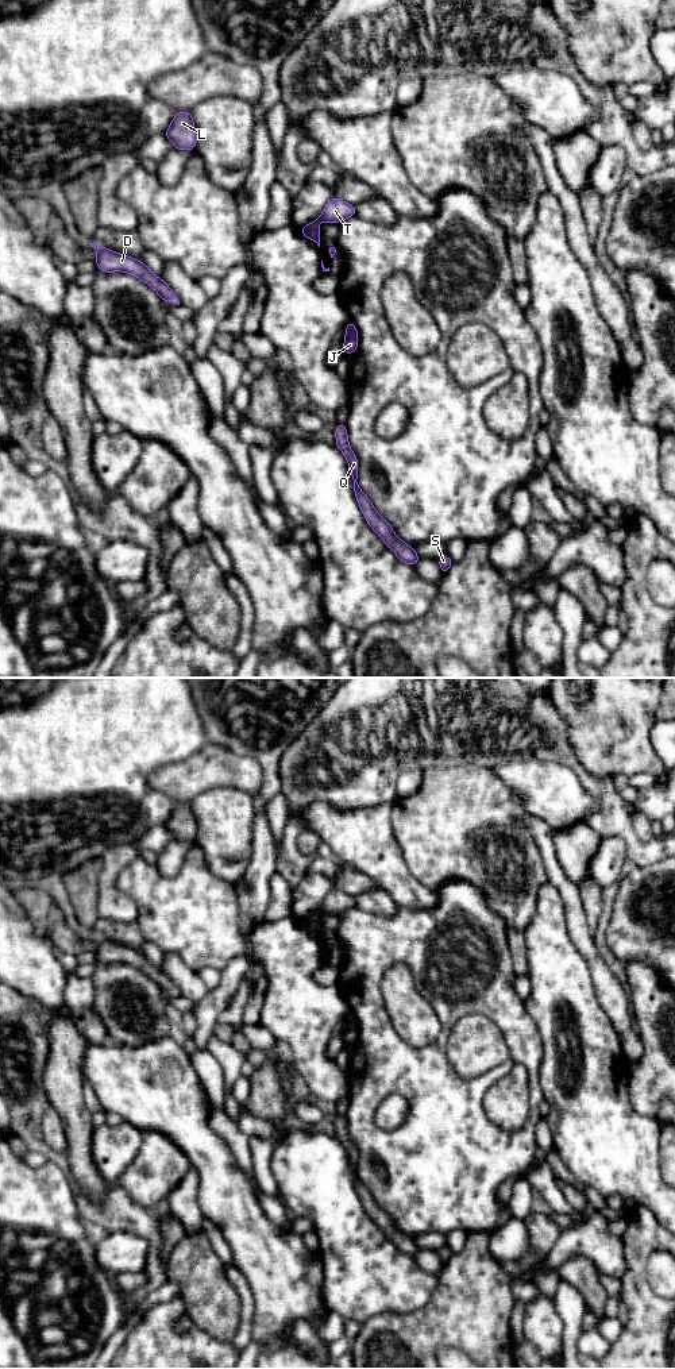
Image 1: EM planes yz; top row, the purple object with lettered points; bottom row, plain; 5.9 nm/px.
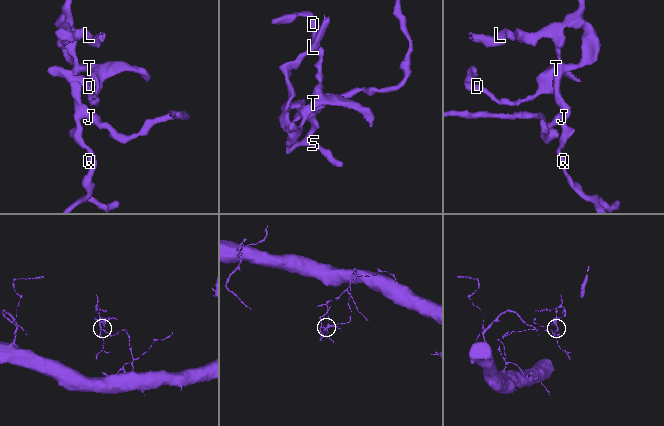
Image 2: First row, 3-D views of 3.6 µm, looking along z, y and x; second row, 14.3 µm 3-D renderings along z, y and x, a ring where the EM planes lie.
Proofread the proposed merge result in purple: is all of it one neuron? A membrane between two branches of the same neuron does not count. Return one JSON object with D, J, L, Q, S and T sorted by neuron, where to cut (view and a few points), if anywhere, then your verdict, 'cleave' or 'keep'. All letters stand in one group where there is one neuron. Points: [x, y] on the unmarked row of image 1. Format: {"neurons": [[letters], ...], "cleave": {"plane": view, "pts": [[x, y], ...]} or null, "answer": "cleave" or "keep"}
{"neurons": [["D", "L", "Q", "S", "T"], ["J"]], "cleave": {"plane": "yz", "pts": [[347, 1015], [355, 1022]]}, "answer": "cleave"}

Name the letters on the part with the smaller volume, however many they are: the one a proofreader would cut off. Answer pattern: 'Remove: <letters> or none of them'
Remove: D, L, Q, S, T

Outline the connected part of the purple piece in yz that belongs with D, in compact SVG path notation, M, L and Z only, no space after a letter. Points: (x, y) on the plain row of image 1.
M94 933L90 934L90 937L97 944L97 949L94 950L94 953L97 955L100 963L126 963L128 965L132 965L144 972L150 979L153 979L162 991L180 996L178 990L174 987L167 975L154 967L139 950L120 944L113 944Z

